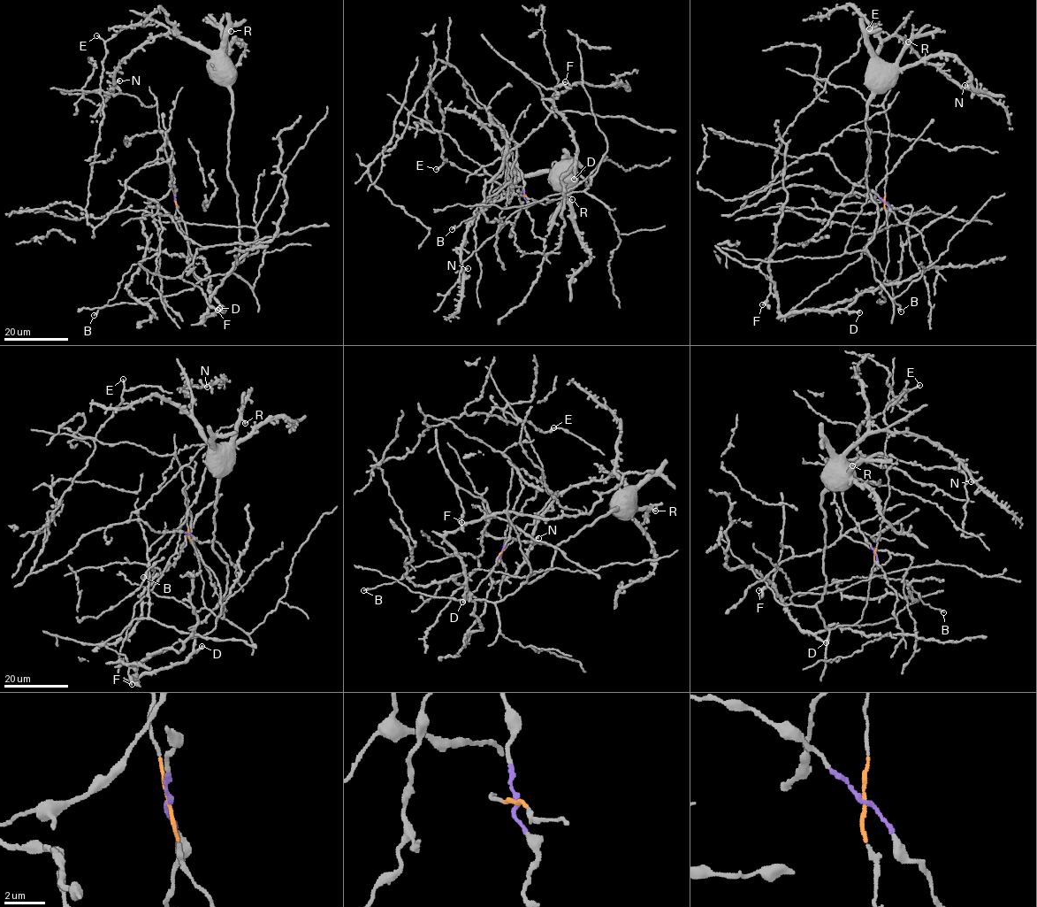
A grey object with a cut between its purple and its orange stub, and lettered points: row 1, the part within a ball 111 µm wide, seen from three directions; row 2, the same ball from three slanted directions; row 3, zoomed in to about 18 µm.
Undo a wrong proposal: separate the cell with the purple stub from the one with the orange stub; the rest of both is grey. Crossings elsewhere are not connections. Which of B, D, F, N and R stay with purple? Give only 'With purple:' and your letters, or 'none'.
With purple: B, D, F

